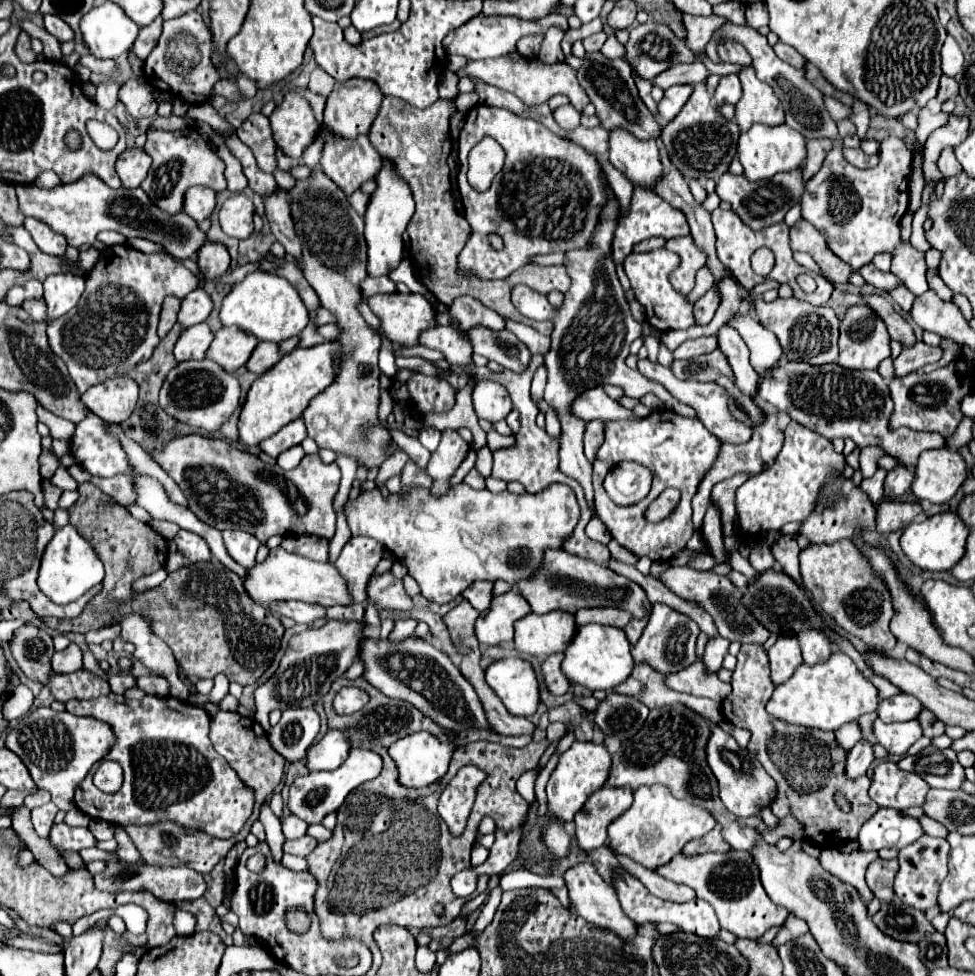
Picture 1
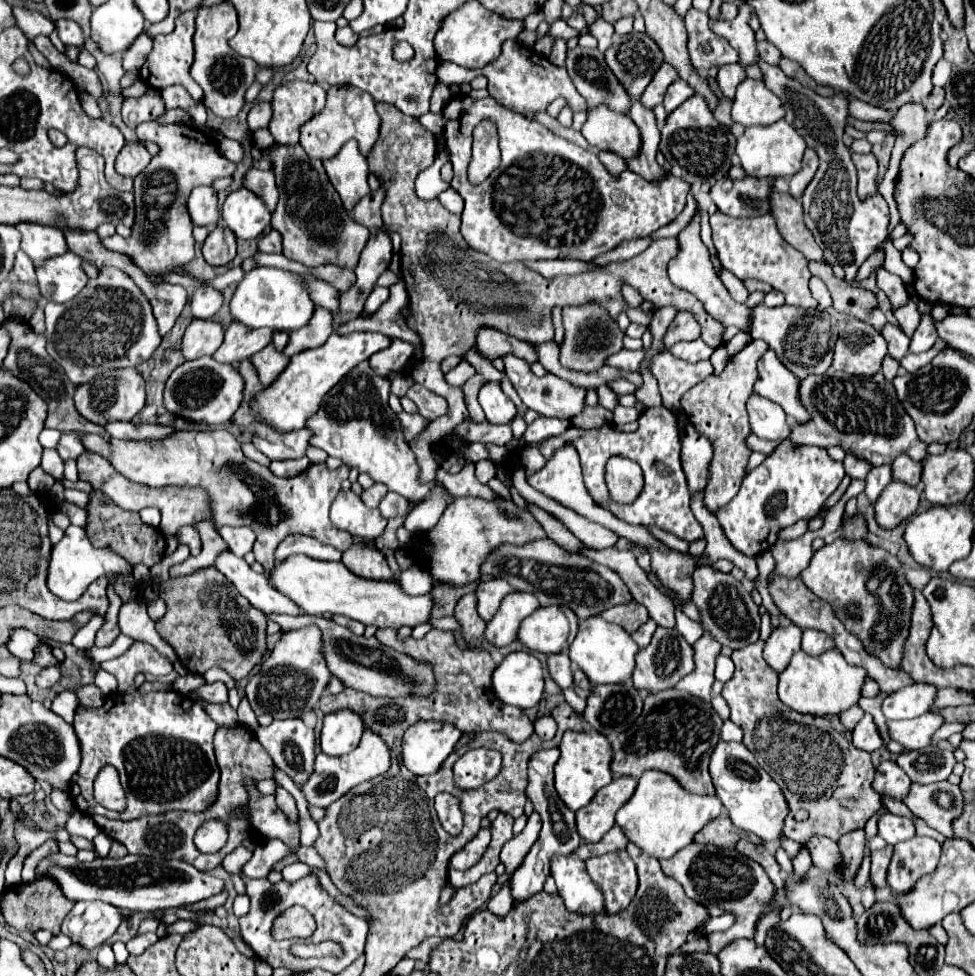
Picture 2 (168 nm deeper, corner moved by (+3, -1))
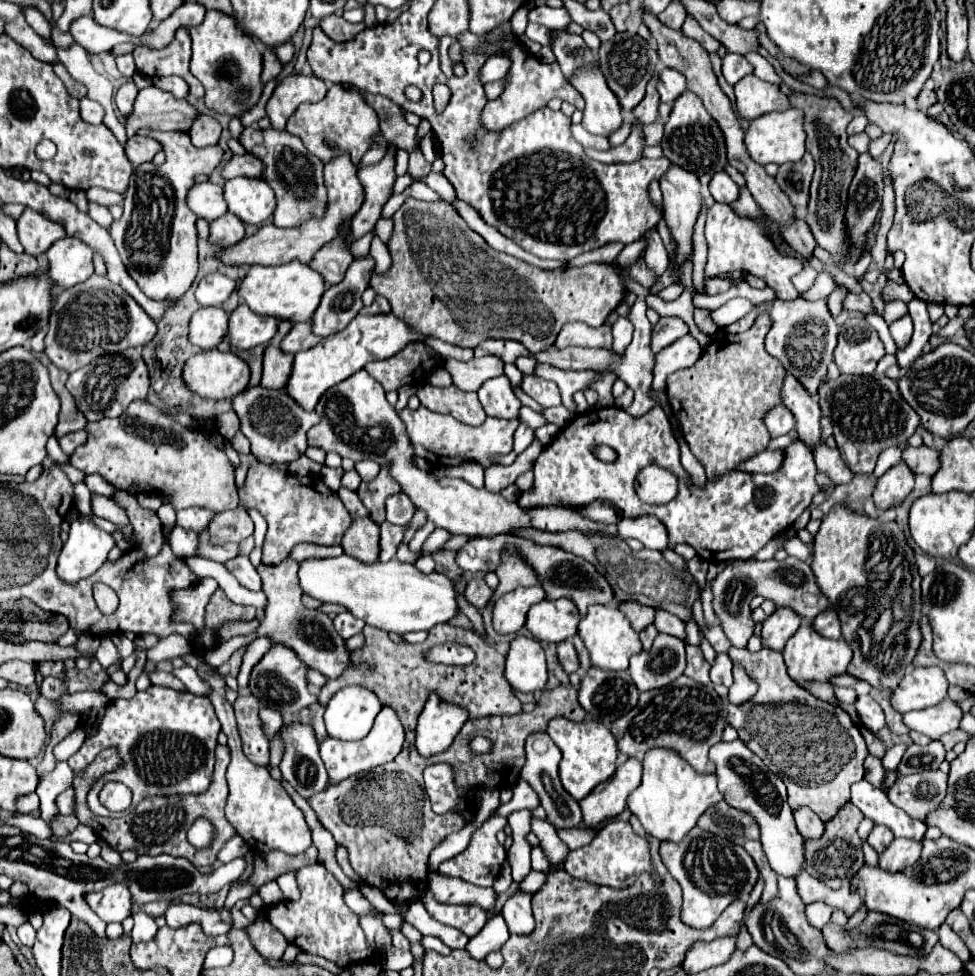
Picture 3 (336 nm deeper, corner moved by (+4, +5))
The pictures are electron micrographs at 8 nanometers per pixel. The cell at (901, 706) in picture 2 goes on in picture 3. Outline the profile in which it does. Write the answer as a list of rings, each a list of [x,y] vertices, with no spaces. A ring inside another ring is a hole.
[[[922,666],[910,670],[898,688],[892,692],[892,706],[898,712],[910,712],[910,710],[922,710],[928,706],[934,706],[946,698],[948,680],[938,666]]]

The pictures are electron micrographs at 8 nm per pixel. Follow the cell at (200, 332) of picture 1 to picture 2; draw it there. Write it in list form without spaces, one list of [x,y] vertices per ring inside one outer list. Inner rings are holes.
[[[193,320],[183,336],[181,350],[187,360],[211,356],[223,342],[223,328],[213,320]]]

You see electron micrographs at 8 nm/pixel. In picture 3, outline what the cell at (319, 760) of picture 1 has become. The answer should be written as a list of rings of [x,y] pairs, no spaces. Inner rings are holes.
[[[346,686],[326,706],[326,730],[332,738],[340,740],[364,738],[380,710],[382,702],[374,692],[364,686]]]

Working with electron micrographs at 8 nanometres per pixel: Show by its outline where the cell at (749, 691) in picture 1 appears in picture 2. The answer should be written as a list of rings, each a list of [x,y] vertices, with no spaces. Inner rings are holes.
[[[757,640],[745,648],[733,650],[731,660],[735,662],[735,674],[729,682],[725,682],[721,696],[727,700],[731,708],[731,720],[743,728],[745,738],[743,744],[755,754],[757,762],[763,770],[779,784],[785,800],[789,804],[789,814],[783,824],[783,832],[787,838],[805,844],[807,838],[827,836],[831,840],[839,840],[843,834],[851,830],[861,830],[865,822],[883,806],[881,796],[873,792],[873,764],[867,752],[853,748],[851,734],[839,728],[839,718],[817,718],[809,714],[799,714],[789,710],[777,698],[777,674],[765,664],[761,652],[765,642]]]

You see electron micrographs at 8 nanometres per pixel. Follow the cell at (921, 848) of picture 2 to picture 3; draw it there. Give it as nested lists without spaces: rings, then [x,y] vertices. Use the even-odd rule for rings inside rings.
[[[894,838],[892,844],[880,854],[880,868],[888,872],[902,870],[910,864],[916,864],[920,858],[922,844],[908,838]]]

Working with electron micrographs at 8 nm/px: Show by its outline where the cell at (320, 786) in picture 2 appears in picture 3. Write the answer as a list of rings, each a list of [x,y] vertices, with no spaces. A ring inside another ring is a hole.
[[[384,706],[380,710],[380,714],[374,720],[374,726],[370,730],[368,736],[364,736],[362,740],[354,740],[354,742],[344,742],[344,740],[334,740],[334,738],[326,738],[320,744],[320,756],[324,760],[324,766],[328,770],[330,776],[330,784],[338,784],[340,780],[350,778],[352,774],[382,766],[386,762],[392,762],[398,752],[402,750],[404,744],[404,728],[396,716],[396,710],[390,706]]]

